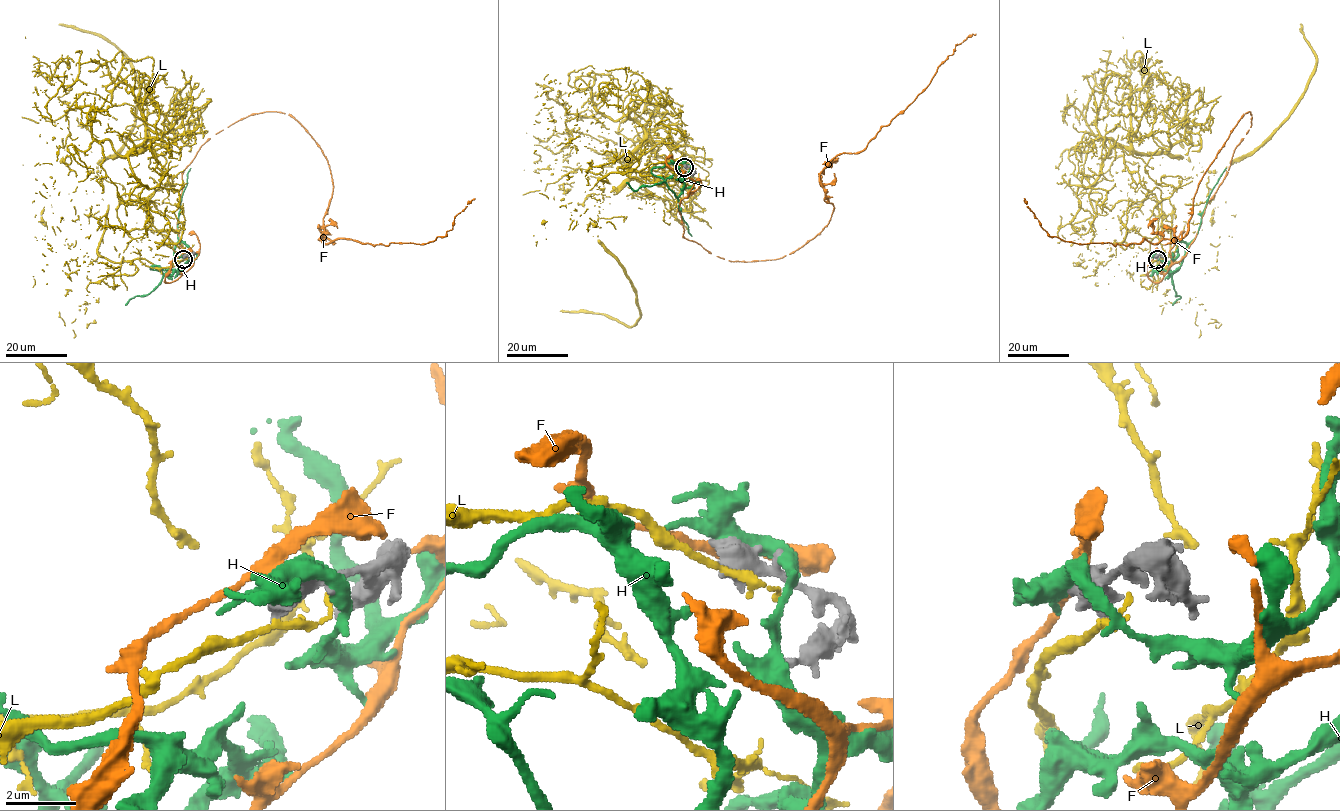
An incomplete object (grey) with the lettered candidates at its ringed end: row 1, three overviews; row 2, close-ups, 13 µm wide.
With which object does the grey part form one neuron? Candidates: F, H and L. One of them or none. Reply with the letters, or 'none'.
none

